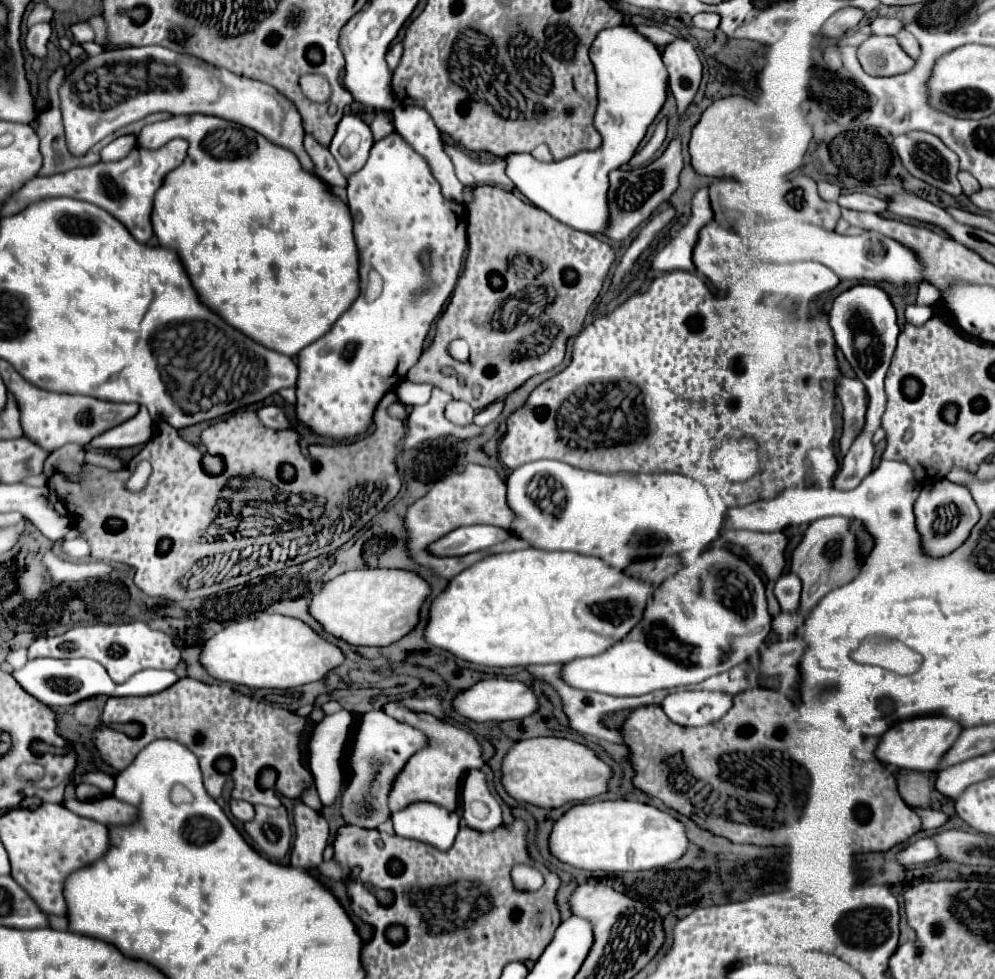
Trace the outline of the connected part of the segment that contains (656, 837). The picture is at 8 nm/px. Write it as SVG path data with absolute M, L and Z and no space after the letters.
M595 801L571 807L553 827L549 837L551 853L577 869L589 871L643 871L665 867L683 857L689 849L685 825L669 813L639 801Z

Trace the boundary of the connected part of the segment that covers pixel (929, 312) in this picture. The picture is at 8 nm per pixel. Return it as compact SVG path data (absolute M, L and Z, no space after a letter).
M909 305L905 309L905 319L907 323L913 323L915 327L923 325L927 319L933 317L933 309L931 307L919 307L919 305Z

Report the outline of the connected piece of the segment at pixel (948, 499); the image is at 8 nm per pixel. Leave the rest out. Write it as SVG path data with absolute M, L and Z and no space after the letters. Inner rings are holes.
M941 479L921 491L919 499L915 501L915 517L923 549L933 557L941 557L957 549L969 537L973 525L979 521L979 509L965 487Z

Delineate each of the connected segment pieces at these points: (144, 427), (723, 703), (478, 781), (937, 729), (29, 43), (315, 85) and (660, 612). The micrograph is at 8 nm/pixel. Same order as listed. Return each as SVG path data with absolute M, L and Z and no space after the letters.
M145 407L137 413L137 417L131 417L125 421L125 425L119 425L117 429L109 429L109 433L103 433L101 437L95 437L89 443L89 449L123 449L133 445L143 445L151 439L151 415Z
M677 691L663 699L661 707L673 723L685 727L719 721L733 705L733 697L723 691Z
M469 769L463 781L463 819L465 825L477 831L493 831L497 829L501 819L501 807L497 799L491 795L487 777L481 769Z
M925 715L925 717L913 717L899 721L893 725L881 739L875 757L883 763L897 765L903 769L915 769L915 771L937 771L943 755L949 751L949 747L955 743L955 739L961 735L961 725L949 717L941 715Z
M39 23L29 29L25 37L25 47L33 57L39 59L47 57L47 31L49 31L49 23Z
M303 75L301 77L301 89L305 97L309 97L315 103L325 103L331 97L331 85L323 75Z
M711 549L657 587L643 619L625 639L601 655L565 663L563 679L577 689L619 697L697 685L749 659L769 631L765 587L753 567L727 549Z

